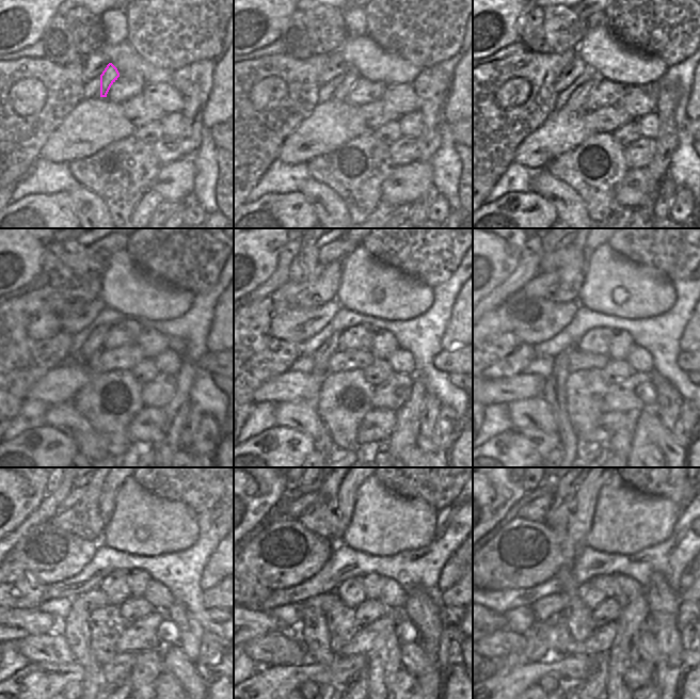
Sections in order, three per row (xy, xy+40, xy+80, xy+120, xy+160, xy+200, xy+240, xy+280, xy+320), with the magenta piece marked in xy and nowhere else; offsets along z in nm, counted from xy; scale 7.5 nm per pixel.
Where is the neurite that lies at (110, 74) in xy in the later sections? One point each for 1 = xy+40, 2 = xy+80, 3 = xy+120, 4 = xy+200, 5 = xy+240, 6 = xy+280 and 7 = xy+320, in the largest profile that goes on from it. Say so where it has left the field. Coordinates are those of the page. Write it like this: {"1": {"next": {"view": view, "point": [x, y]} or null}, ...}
{"1": {"next": {"view": "xy+40", "point": [350, 77]}}, "2": {"next": {"view": "xy+80", "point": [577, 99]}}, "3": {"next": {"view": "xy+120", "point": [94, 344]}}, "4": {"next": {"view": "xy+200", "point": [554, 392]}}, "5": {"next": {"view": "xy+240", "point": [76, 628]}}, "6": {"next": {"view": "xy+280", "point": [314, 634]}}, "7": {"next": {"view": "xy+320", "point": [558, 620]}}}

